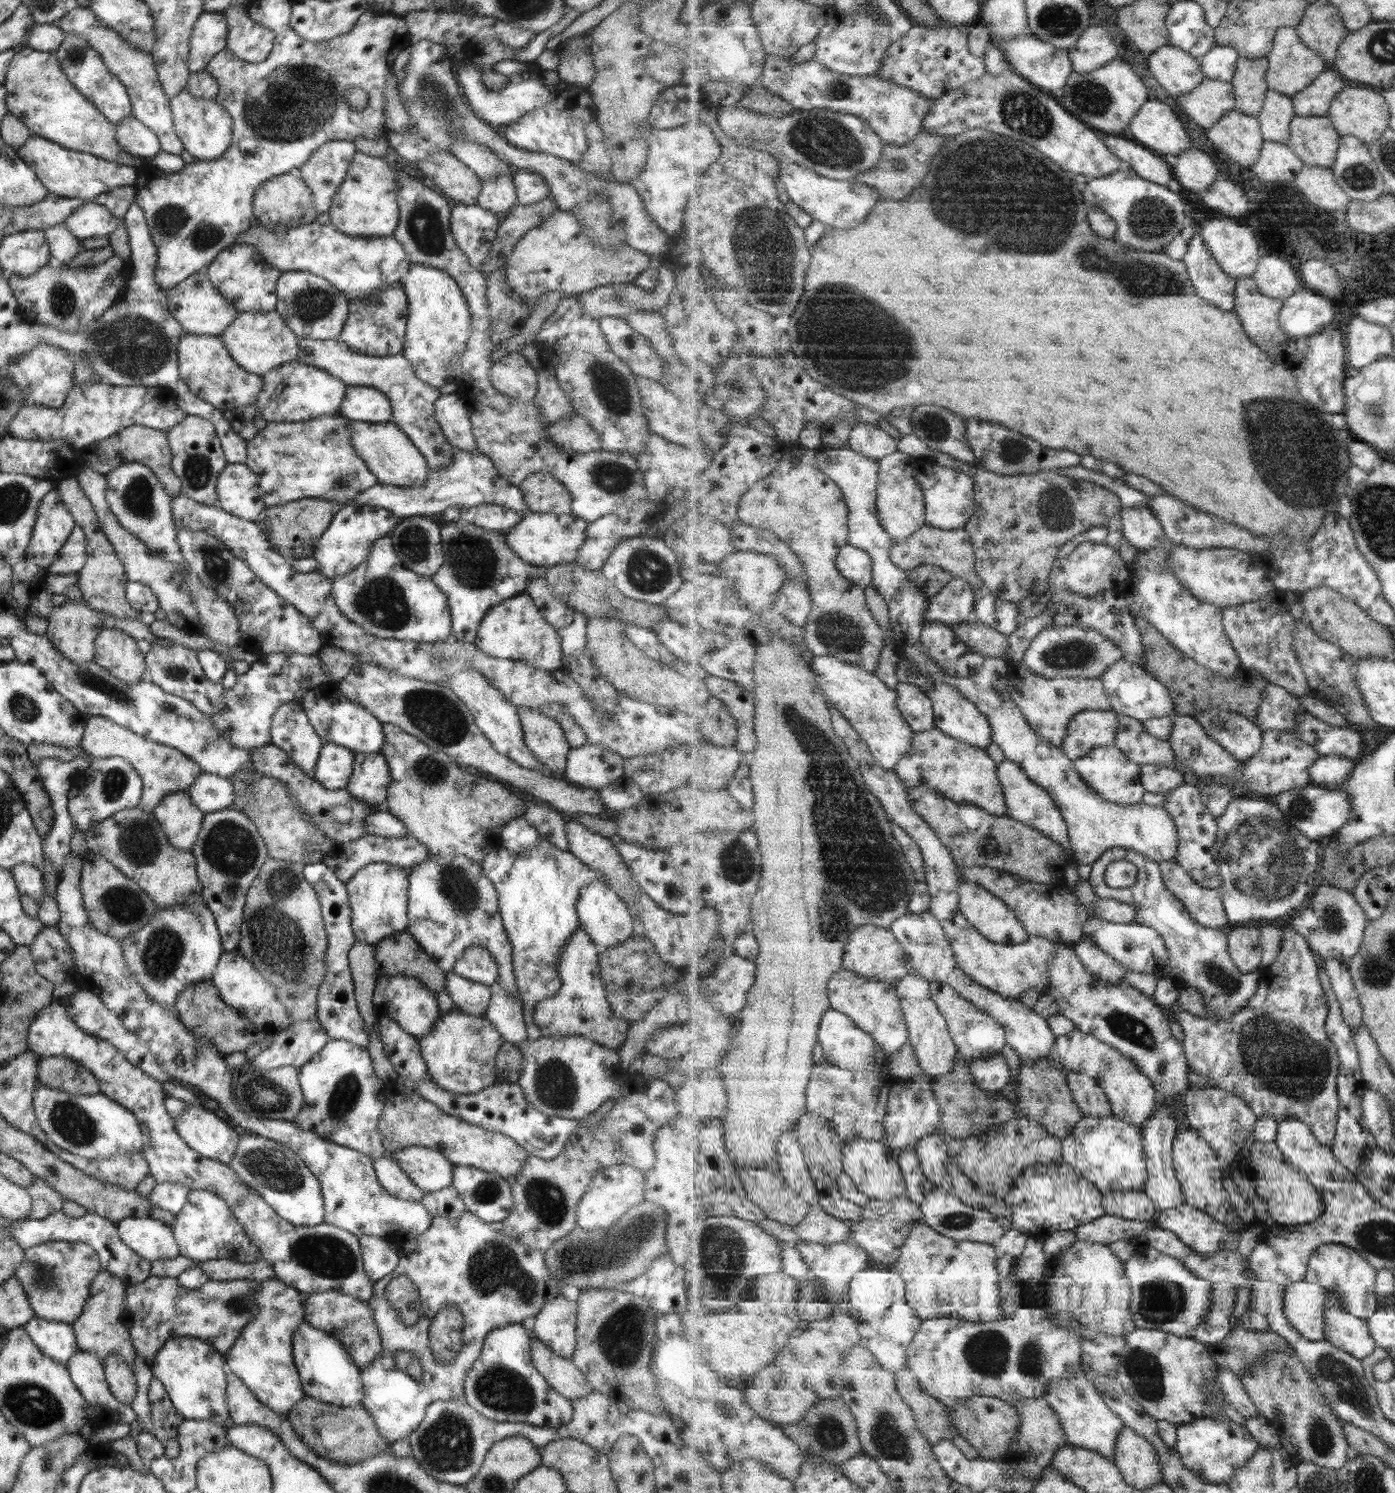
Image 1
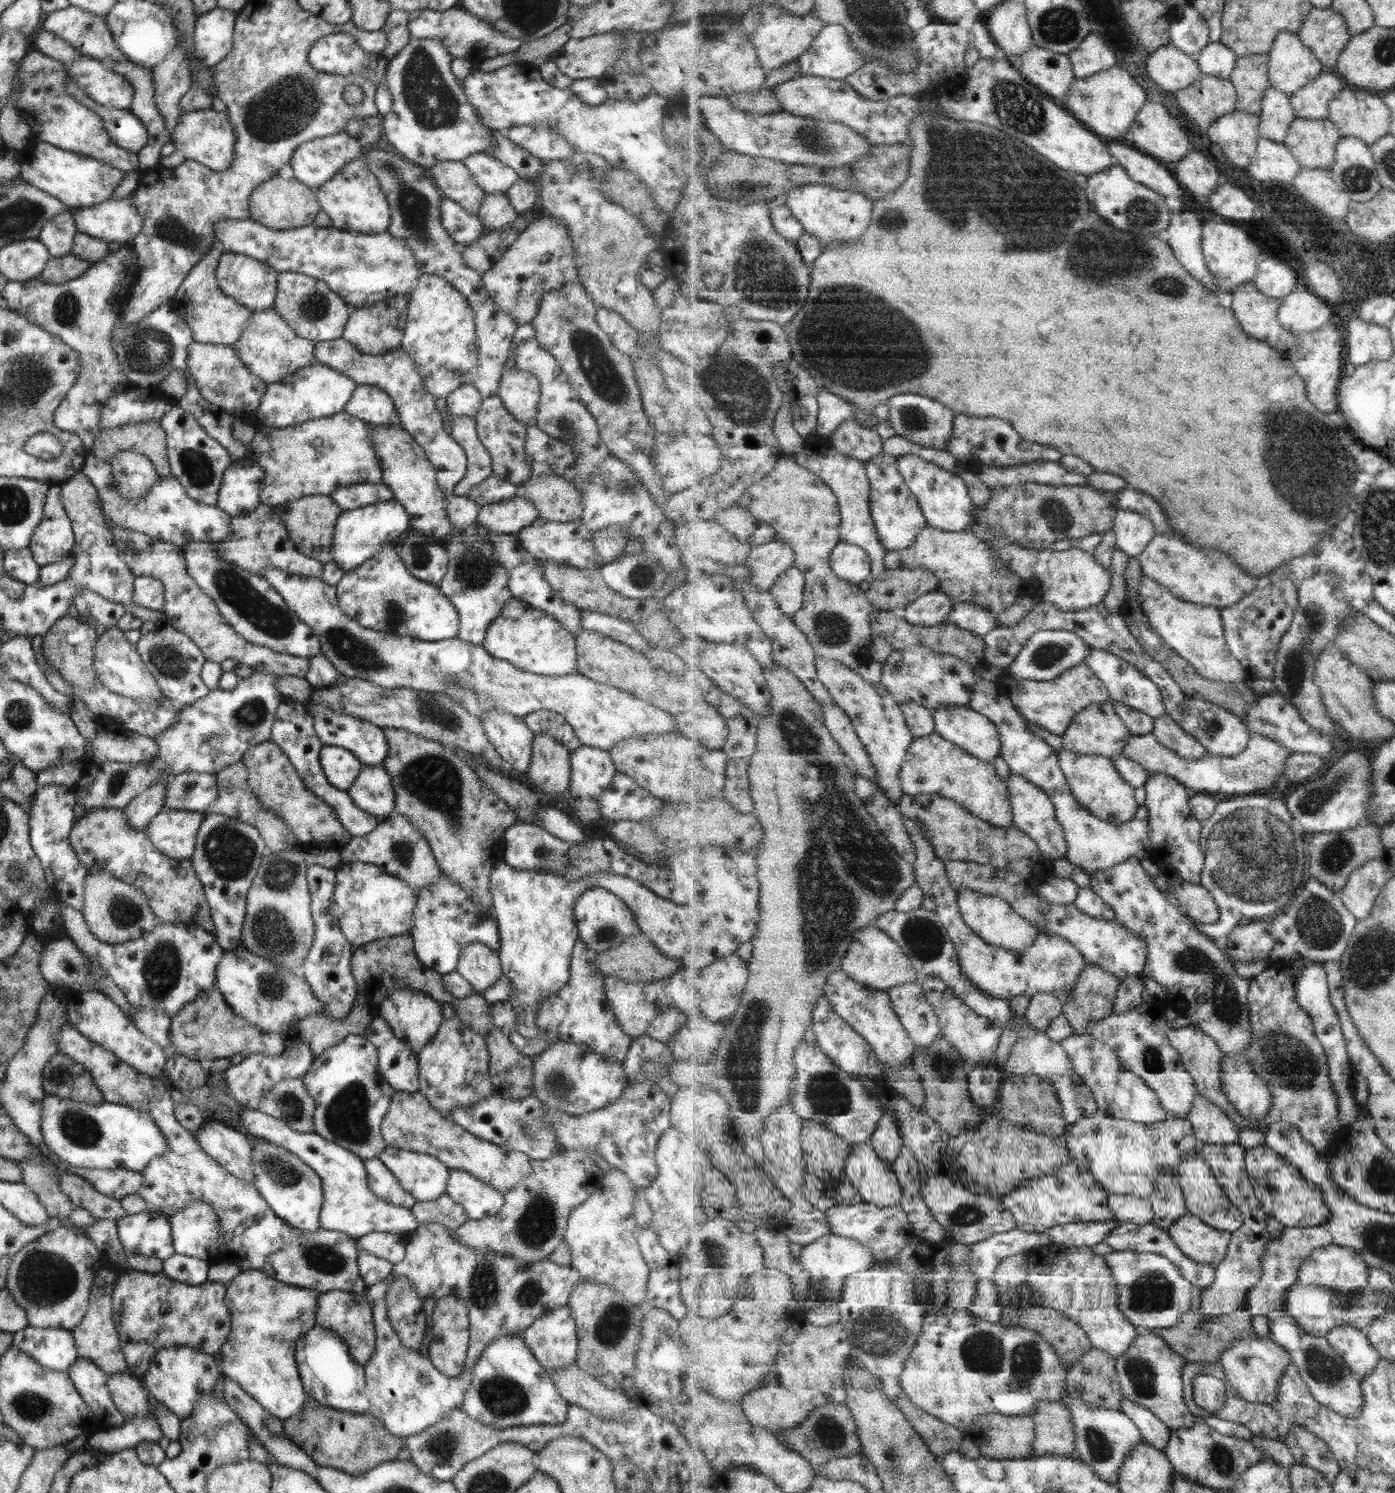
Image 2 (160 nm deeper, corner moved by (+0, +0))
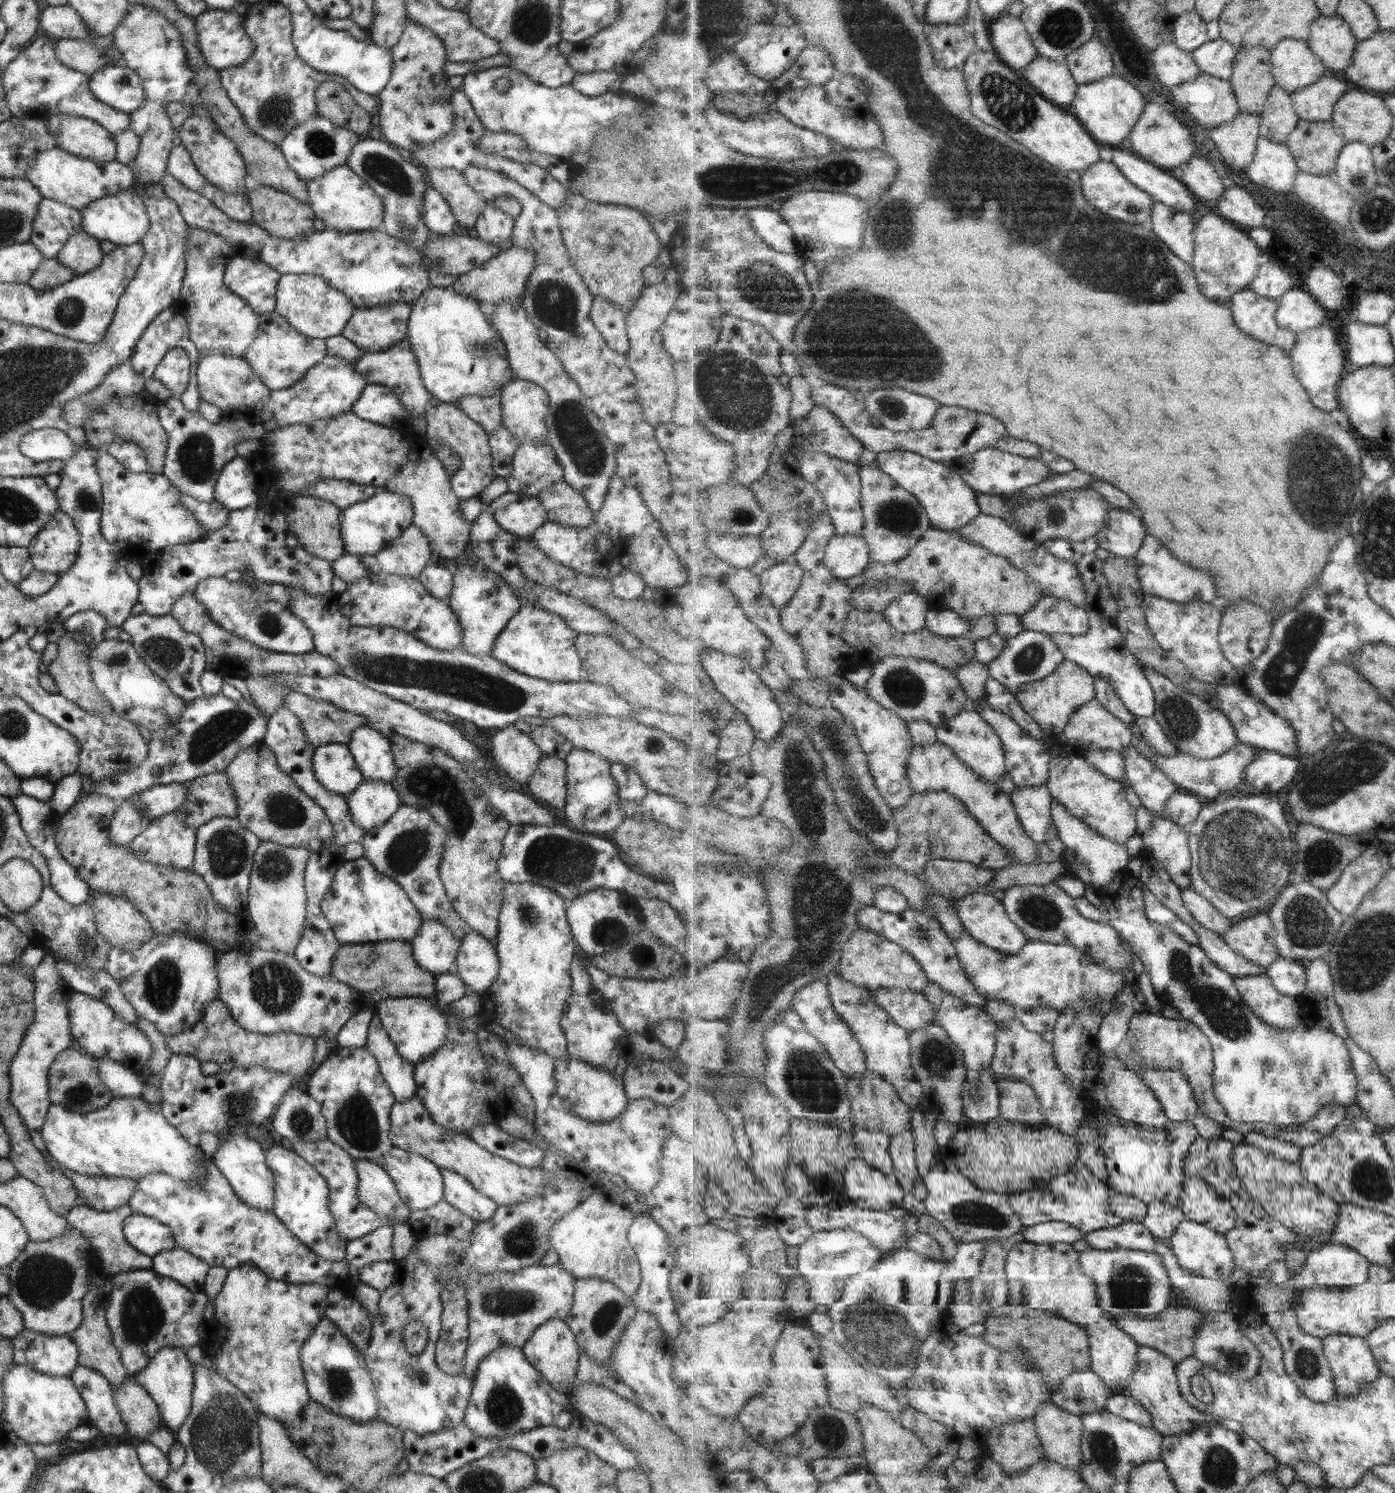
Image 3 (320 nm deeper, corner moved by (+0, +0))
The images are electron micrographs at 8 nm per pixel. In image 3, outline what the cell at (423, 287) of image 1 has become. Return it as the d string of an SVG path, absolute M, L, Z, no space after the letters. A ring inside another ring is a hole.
M428 287L419 295L417 301L412 302L410 316L407 319L406 340L409 342L411 352L416 356L425 390L440 403L457 402L464 396L488 397L499 394L495 390L500 390L514 379L504 344L499 340L499 335L491 330L491 322L485 320L486 313L487 311L484 311L476 301L443 287Z

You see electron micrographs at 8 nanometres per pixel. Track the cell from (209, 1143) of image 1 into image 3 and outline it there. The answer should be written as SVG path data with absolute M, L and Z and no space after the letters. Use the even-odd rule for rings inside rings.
M232 1131L220 1137L218 1150L210 1155L211 1162L229 1183L235 1196L249 1208L272 1210L274 1205L273 1173L265 1164L264 1151L259 1143L247 1135L234 1135Z

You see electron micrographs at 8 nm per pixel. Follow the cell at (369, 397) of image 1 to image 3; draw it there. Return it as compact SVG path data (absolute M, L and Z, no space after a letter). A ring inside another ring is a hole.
M366 384L363 387L351 412L361 420L396 429L401 428L402 418L406 414L397 396L387 387L376 384Z

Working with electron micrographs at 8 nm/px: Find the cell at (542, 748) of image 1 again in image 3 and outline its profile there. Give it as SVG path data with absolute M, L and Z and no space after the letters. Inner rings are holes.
M541 756L537 770L527 782L527 788L536 800L561 810L565 804L565 763L558 757Z

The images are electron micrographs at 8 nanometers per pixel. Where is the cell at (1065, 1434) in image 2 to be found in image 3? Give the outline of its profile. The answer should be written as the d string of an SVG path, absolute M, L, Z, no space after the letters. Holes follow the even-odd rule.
M1047 1402L1033 1419L1046 1458L1069 1468L1080 1468L1083 1462L1082 1417L1067 1412L1053 1402Z

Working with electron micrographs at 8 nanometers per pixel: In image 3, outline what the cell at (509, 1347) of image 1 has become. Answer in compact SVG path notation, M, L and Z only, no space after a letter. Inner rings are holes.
M501 1346L492 1350L479 1361L475 1377L473 1378L470 1397L466 1406L463 1423L479 1438L509 1438L520 1432L532 1428L553 1426L565 1429L570 1425L572 1419L569 1413L569 1399L566 1394L561 1394L550 1384L547 1384L535 1369L525 1360L520 1347Z

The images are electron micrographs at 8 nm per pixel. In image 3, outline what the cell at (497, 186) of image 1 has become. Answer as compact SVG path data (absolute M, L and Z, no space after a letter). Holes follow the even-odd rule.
M489 201L477 217L471 233L485 244L499 246L510 240L513 225L514 219L503 214Z

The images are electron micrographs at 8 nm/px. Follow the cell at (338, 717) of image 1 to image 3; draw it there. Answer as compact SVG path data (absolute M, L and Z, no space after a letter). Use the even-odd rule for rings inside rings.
M363 724L352 732L346 747L363 781L391 784L395 763L387 738Z

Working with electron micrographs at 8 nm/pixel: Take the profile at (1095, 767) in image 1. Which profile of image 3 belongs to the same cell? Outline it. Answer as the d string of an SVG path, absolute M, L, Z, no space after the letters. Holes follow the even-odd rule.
M1068 753L1065 758L1063 756L1053 756L1051 758L1051 776L1049 776L1049 782L1047 782L1046 786L1049 788L1054 800L1058 800L1063 804L1073 817L1083 820L1083 822L1091 826L1091 829L1095 829L1101 836L1107 837L1107 840L1125 844L1131 836L1137 834L1139 822L1137 817L1138 808L1129 804L1129 800L1125 796L1126 789L1123 789L1123 784L1107 777L1107 775L1103 774L1103 771L1095 769L1083 756L1074 753Z

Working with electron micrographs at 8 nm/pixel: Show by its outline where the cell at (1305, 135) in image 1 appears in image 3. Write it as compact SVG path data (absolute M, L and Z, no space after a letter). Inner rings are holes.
M1303 119L1286 142L1299 168L1317 176L1333 175L1346 143L1346 137L1333 121Z

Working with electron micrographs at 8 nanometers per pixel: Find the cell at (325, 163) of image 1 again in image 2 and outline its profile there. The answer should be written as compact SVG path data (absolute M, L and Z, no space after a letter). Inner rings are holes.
M344 130L328 134L327 136L315 137L313 140L303 141L293 149L289 166L292 168L293 176L307 188L315 190L320 184L329 180L343 166L360 156L364 150Z

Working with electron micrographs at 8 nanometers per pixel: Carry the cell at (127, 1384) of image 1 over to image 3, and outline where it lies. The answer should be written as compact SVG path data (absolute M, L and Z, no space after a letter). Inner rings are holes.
M131 1377L114 1388L113 1398L127 1432L140 1441L162 1427L153 1399Z

